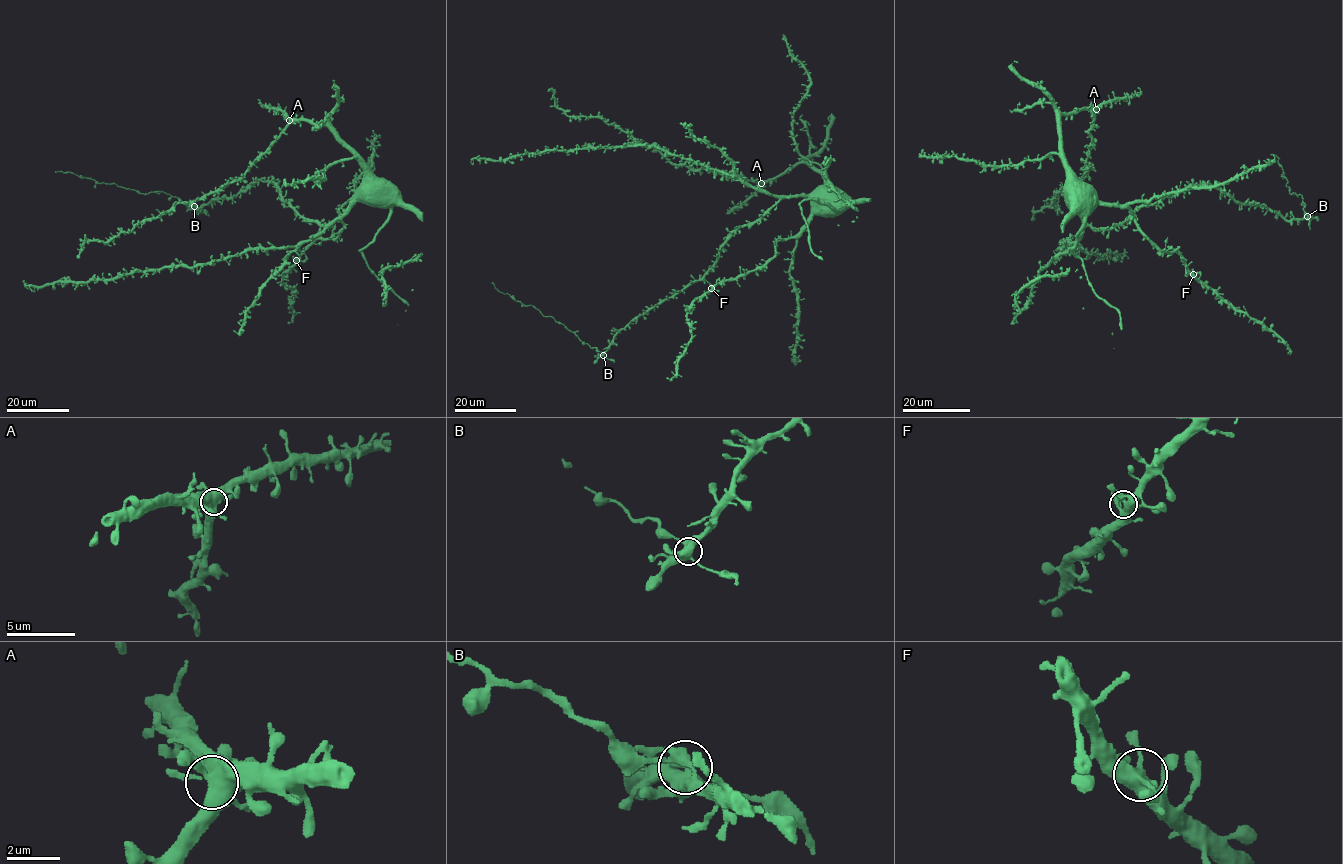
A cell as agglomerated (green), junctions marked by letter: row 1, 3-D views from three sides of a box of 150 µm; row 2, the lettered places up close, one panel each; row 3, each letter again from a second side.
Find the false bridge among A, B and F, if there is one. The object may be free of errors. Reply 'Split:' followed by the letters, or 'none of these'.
Split: none of these

